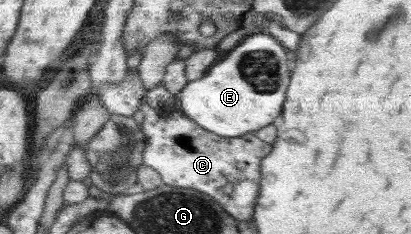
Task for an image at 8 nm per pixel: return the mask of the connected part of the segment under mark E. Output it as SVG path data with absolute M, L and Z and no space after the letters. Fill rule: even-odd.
M253 33L224 53L201 79L188 82L175 95L174 105L204 130L223 137L240 137L281 115L291 73L287 48L271 34Z

